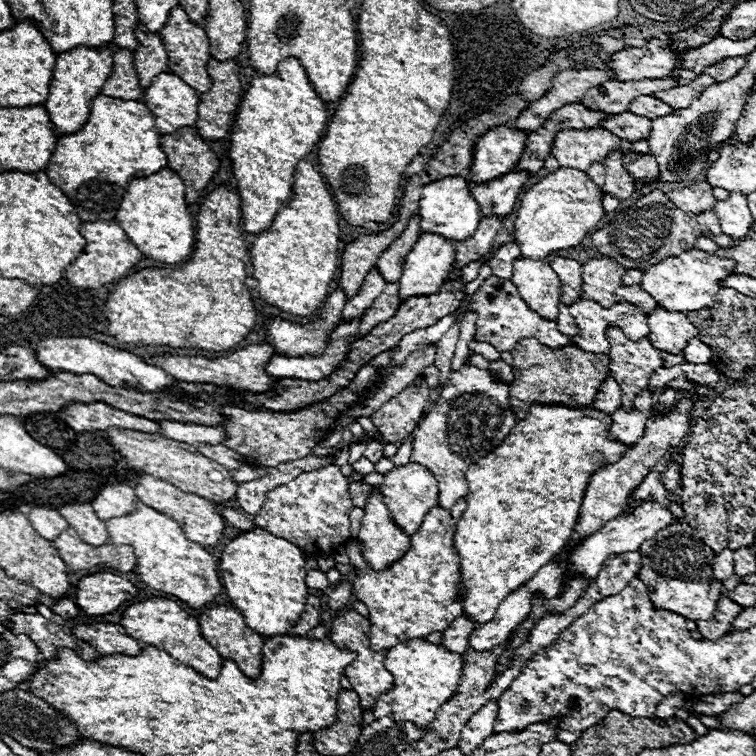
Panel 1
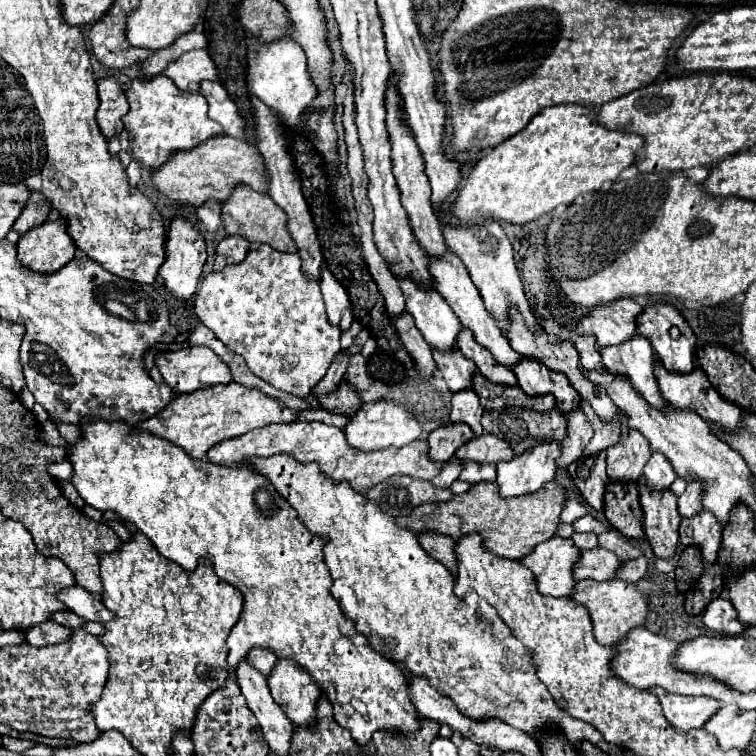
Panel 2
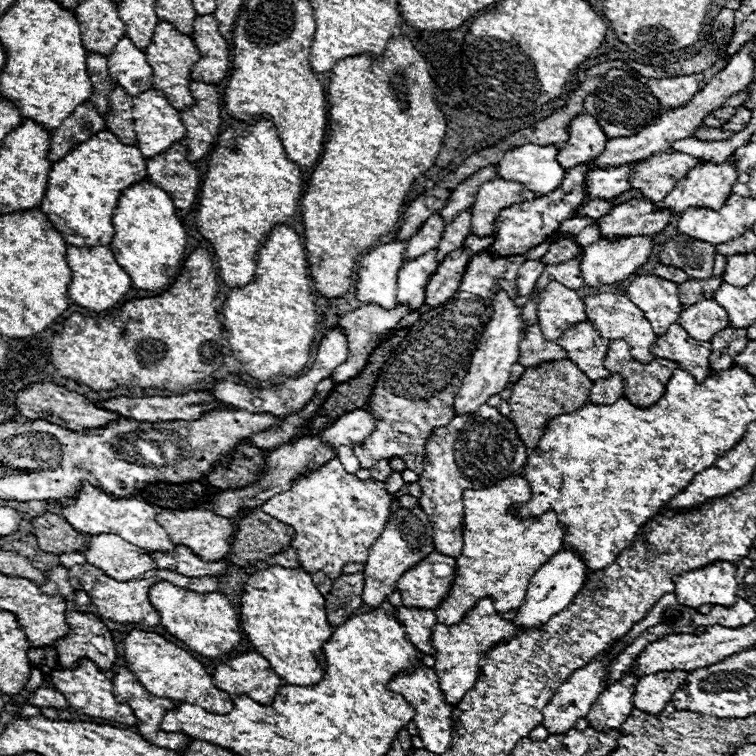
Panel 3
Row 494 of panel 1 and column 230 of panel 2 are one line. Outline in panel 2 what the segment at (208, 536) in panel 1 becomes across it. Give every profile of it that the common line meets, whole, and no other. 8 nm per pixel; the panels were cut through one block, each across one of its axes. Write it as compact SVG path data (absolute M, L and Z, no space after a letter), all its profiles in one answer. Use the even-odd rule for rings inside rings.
M216 136L190 152L170 156L170 160L154 172L154 182L168 198L182 200L192 206L202 206L206 200L226 202L236 184L246 184L256 192L268 192L268 172L258 148L232 136Z

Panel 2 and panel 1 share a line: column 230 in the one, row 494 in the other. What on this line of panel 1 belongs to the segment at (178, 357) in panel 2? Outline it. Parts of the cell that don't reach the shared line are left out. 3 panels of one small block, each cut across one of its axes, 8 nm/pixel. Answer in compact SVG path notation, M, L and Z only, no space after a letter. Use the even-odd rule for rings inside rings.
M374 492L374 496L368 498L364 512L366 512L366 516L362 520L362 528L360 528L360 534L358 534L362 556L370 564L370 568L384 570L384 568L392 566L394 562L398 562L410 550L410 538L402 536L402 530L398 530L398 526L390 520L390 512L388 512L380 492Z

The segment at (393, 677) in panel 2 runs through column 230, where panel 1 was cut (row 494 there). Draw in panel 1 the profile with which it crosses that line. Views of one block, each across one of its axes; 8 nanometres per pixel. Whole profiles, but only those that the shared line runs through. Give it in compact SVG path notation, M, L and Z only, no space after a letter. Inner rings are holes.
M534 404L530 414L514 426L514 432L494 448L486 458L470 464L466 470L468 494L466 512L456 526L454 546L460 554L462 584L466 598L462 600L464 614L478 624L494 618L498 604L516 588L526 584L534 574L548 564L572 538L580 516L582 500L592 474L620 460L628 446L620 440L610 440L608 430L612 418L596 408L566 408L564 404ZM664 456L662 460L658 460L658 464L644 476L642 484L630 494L630 502L652 498L652 500L656 500L656 502L659 502L664 507L670 508L674 516L681 518L684 516L684 511L679 505L668 499L668 492L666 492L662 480L660 480L660 472L666 468L666 462L668 460L670 460L670 456Z

